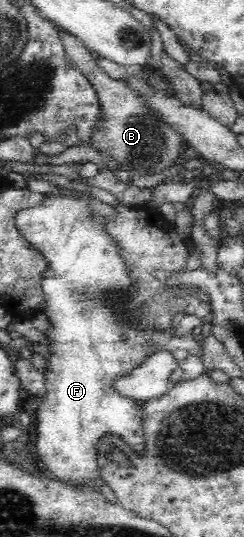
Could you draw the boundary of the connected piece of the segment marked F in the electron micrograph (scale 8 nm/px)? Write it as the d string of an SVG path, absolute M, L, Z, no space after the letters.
M83 192L81 197L68 197L58 194L54 196L54 200L50 200L50 204L42 204L42 206L36 206L36 208L30 208L30 210L24 210L18 214L16 218L16 227L18 231L22 233L22 236L26 237L30 243L38 247L46 260L50 261L52 268L48 270L47 278L42 284L42 289L46 293L46 301L48 301L48 308L44 310L44 314L48 317L48 320L52 323L52 329L48 331L45 335L48 338L48 348L51 355L48 357L50 365L52 365L52 374L44 376L46 378L46 396L42 396L38 408L36 408L36 454L40 458L41 462L45 464L45 469L50 478L55 478L55 480L61 480L61 482L67 482L67 484L95 484L95 486L102 485L102 478L100 478L100 473L95 466L95 448L100 442L100 438L105 436L106 433L118 433L126 443L132 445L134 451L141 451L143 449L143 430L141 429L141 422L139 422L139 403L134 400L128 400L127 398L122 398L118 396L109 385L111 380L118 375L123 375L129 370L136 368L138 365L146 361L146 358L152 353L162 350L162 344L158 342L153 342L154 340L152 334L156 332L137 332L133 330L129 324L123 324L123 322L115 322L115 314L113 310L103 302L103 294L108 291L119 291L120 289L127 289L130 285L130 279L125 273L125 268L123 268L123 262L117 254L115 254L115 248L111 244L111 240L101 232L101 228L95 228L93 224L89 224L89 214L92 212L92 208L88 205L90 202L90 193Z

